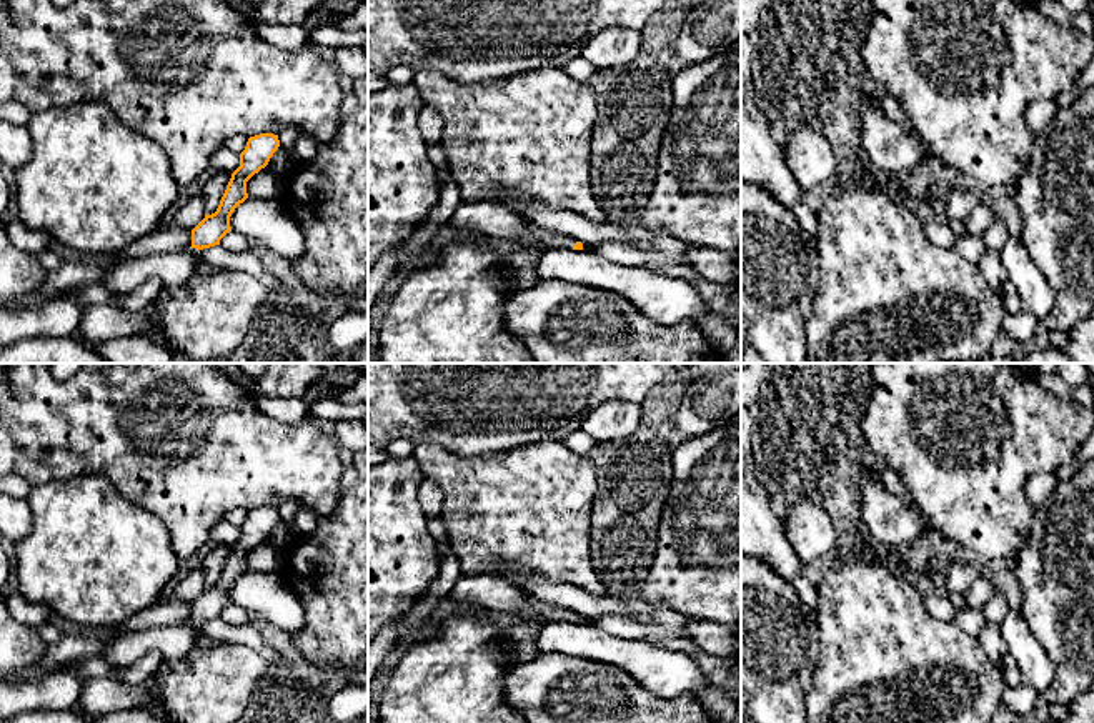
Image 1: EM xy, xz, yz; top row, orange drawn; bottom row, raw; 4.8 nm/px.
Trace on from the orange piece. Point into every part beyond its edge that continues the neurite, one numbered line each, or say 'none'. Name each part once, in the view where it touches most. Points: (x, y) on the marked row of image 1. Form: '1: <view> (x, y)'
1: xy (174, 269)

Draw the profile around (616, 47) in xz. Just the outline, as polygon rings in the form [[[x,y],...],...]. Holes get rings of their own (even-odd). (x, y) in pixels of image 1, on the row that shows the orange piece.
[[[623,27],[606,28],[584,45],[581,57],[596,70],[621,68],[639,55],[641,43],[641,30]]]

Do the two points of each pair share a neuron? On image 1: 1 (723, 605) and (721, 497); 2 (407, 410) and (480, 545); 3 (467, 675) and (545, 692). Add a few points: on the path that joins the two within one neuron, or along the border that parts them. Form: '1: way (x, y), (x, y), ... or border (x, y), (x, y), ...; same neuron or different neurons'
1: way (723, 578), (723, 523); same neuron
2: border (415, 443), (438, 443), (462, 457); different neurons
3: border (513, 665), (505, 677), (505, 702), (508, 705); different neurons

